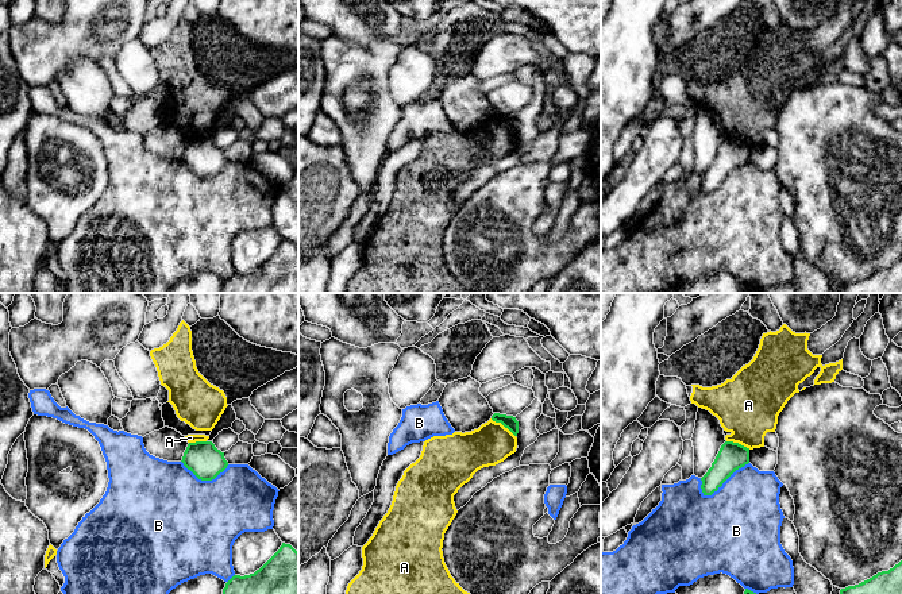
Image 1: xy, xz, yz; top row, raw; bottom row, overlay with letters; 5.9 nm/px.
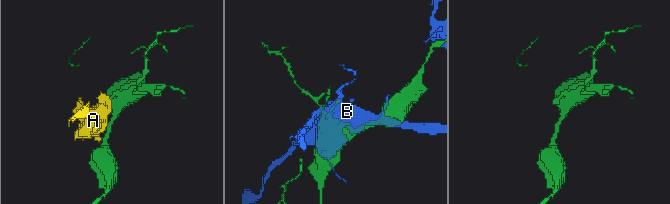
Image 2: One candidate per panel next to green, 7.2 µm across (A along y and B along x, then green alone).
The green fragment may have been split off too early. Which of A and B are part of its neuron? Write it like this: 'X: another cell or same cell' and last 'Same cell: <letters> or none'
A: another cell
B: another cell
Same cell: none

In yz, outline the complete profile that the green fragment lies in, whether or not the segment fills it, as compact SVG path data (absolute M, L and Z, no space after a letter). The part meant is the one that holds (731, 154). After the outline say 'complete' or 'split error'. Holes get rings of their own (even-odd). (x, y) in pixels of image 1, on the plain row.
M725 139L712 161L712 165L701 176L704 193L712 193L736 167L748 161L749 146L739 140Z; complete

